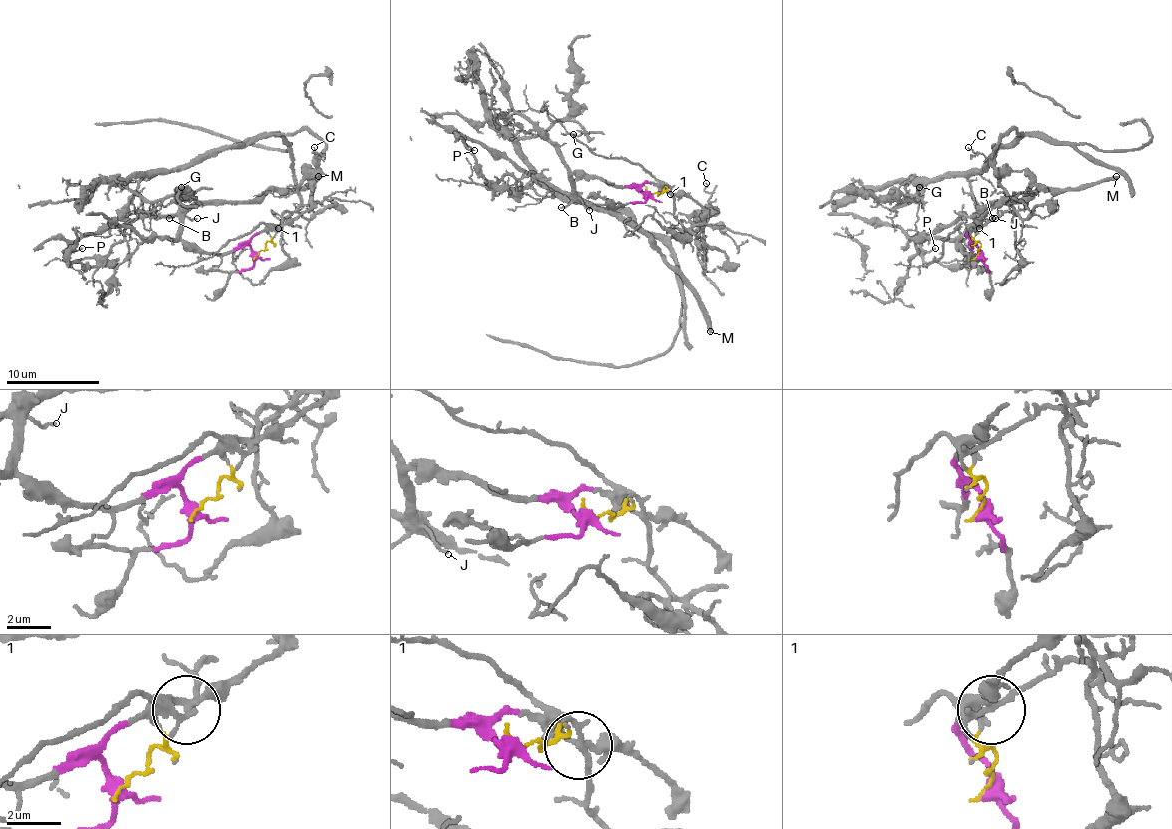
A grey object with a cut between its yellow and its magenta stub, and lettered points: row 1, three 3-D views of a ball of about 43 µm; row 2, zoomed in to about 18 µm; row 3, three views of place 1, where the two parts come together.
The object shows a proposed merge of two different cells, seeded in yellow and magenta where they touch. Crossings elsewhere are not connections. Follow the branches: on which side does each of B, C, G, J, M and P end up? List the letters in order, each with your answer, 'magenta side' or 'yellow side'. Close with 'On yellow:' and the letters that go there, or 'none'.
B: magenta side
C: yellow side
G: yellow side
J: magenta side
M: magenta side
P: magenta side
On yellow: C, G

